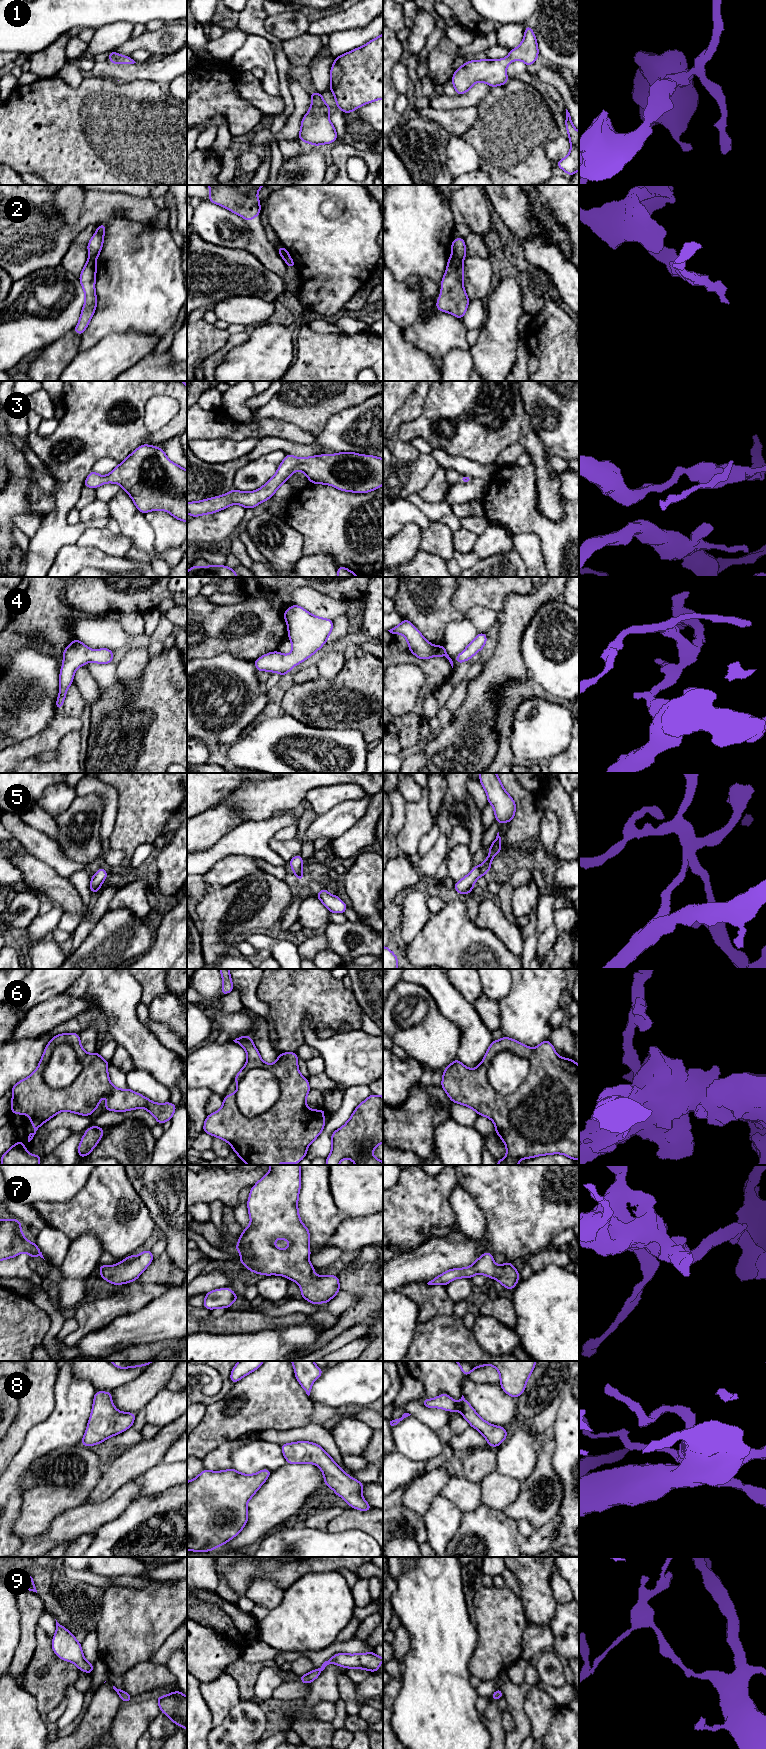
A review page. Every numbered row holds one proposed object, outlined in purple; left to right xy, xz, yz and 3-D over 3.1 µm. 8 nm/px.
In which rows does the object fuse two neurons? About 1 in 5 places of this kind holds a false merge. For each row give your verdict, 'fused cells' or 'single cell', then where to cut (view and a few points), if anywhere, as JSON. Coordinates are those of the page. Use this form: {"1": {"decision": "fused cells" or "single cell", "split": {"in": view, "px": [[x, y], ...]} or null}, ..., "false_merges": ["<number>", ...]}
{"1": {"decision": "single cell", "split": null}, "2": {"decision": "fused cells", "split": {"in": "yz", "px": [[452, 254], [462, 261]]}}, "3": {"decision": "single cell", "split": null}, "4": {"decision": "single cell", "split": null}, "5": {"decision": "single cell", "split": null}, "6": {"decision": "fused cells", "split": {"in": "xz", "px": [[263, 1067], [277, 1078], [279, 1097], [265, 1111], [247, 1118]]}}, "7": {"decision": "single cell", "split": null}, "8": {"decision": "single cell", "split": null}, "9": {"decision": "single cell", "split": null}, "false_merges": ["2", "6"]}

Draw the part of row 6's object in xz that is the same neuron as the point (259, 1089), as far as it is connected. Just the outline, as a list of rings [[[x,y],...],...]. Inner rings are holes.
[[[252,1068],[238,1082],[235,1099],[240,1112],[254,1118],[269,1110],[279,1096],[278,1078],[264,1068]]]

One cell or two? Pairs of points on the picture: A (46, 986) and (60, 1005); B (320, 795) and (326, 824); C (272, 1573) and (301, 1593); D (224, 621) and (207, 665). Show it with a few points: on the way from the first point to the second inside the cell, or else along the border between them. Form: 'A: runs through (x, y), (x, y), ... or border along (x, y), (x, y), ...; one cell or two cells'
A: border along (64, 991), (34, 1006); two cells
B: border along (345, 801), (339, 802), (318, 815); two cells
C: border along (311, 1572), (301, 1576), (284, 1589); two cells
D: border along (233, 654), (219, 653), (197, 659); two cells

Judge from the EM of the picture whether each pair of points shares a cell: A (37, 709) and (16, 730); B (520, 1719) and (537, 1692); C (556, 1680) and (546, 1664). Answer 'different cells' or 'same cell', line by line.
A: same cell
B: different cells
C: same cell

